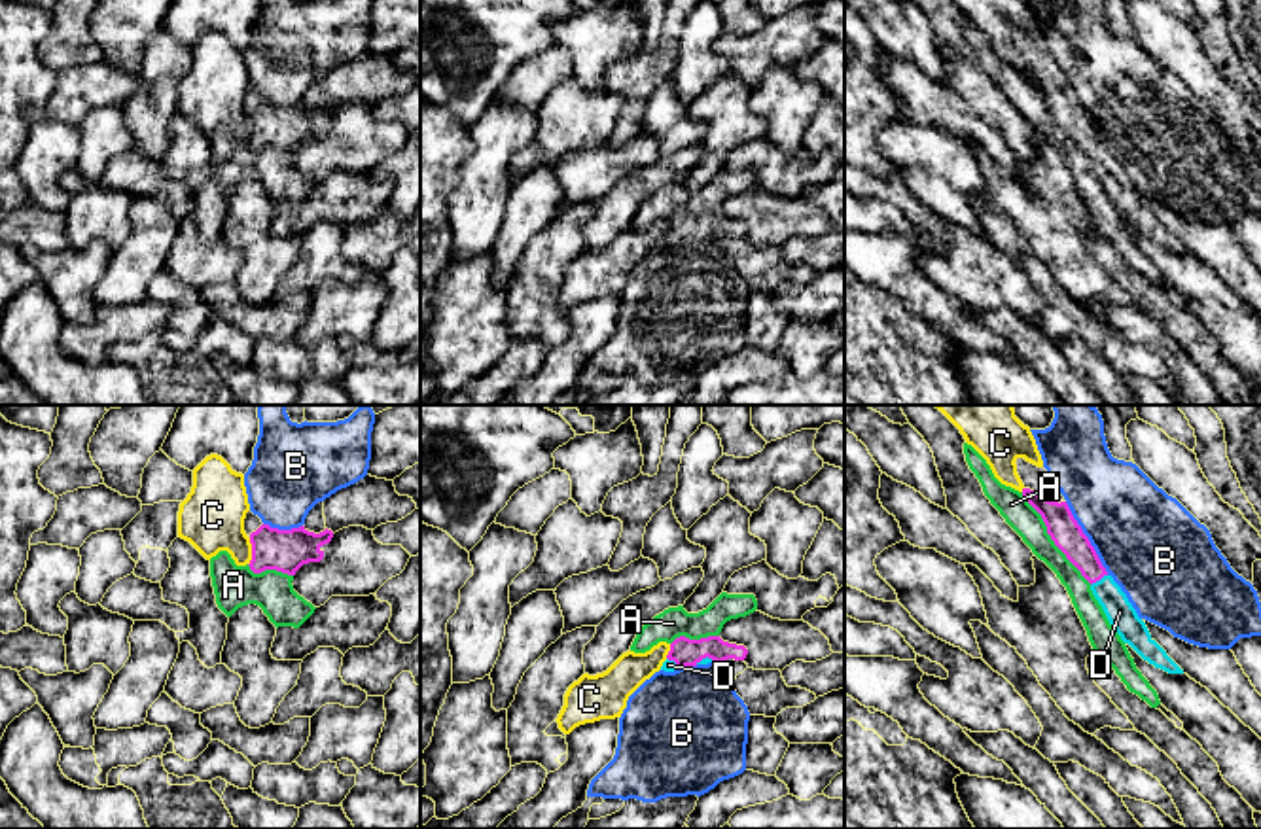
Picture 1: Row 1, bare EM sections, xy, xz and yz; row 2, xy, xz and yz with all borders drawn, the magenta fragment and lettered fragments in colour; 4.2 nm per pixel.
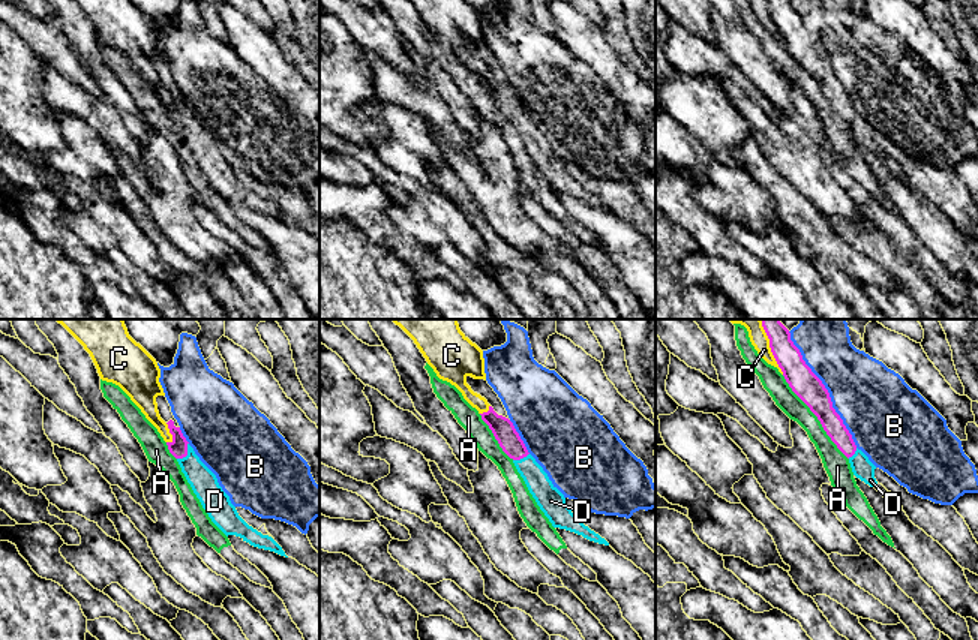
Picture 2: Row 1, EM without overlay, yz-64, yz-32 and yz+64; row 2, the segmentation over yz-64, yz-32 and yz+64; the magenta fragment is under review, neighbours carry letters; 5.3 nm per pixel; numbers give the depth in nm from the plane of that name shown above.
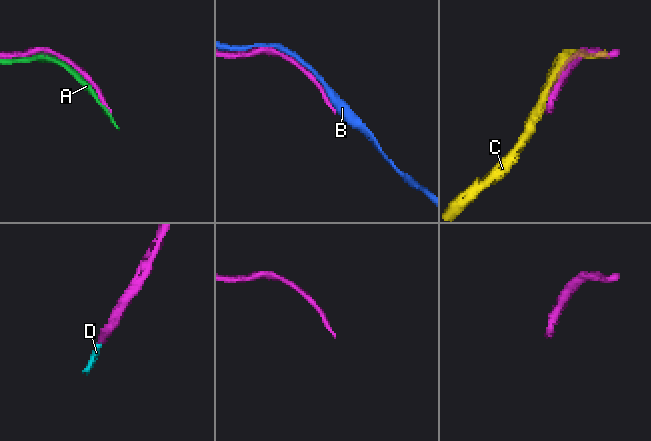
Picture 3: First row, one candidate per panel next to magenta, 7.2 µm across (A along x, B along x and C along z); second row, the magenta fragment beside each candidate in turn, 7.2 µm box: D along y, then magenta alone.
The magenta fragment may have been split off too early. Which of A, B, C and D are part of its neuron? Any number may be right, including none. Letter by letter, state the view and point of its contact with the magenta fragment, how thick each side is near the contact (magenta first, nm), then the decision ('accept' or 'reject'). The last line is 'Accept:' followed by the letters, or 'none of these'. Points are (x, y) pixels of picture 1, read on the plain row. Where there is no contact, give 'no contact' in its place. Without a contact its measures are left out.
A: meets magenta in yz at (1051, 114); 130 nm thick on the magenta side, 120 nm on the other; reject
B: meets magenta in yz at (1087, 114); 130 nm thick on the magenta side, 420 nm on the other; reject
C: meets magenta in xy at (252, 127); 180 nm thick on the magenta side, 280 nm on the other; reject
D: meets magenta in yz at (1099, 156); 130 nm thick on the magenta side, 120 nm on the other; accept
Accept: D

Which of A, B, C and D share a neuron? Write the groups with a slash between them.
A / B / C / D

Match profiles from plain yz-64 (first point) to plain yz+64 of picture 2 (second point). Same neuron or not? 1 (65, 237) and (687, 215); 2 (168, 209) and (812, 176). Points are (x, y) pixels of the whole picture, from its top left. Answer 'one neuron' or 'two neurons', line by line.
1: one neuron
2: one neuron

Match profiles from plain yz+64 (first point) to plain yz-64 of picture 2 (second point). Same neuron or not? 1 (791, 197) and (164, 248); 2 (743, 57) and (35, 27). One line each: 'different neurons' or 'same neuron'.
1: same neuron
2: different neurons

